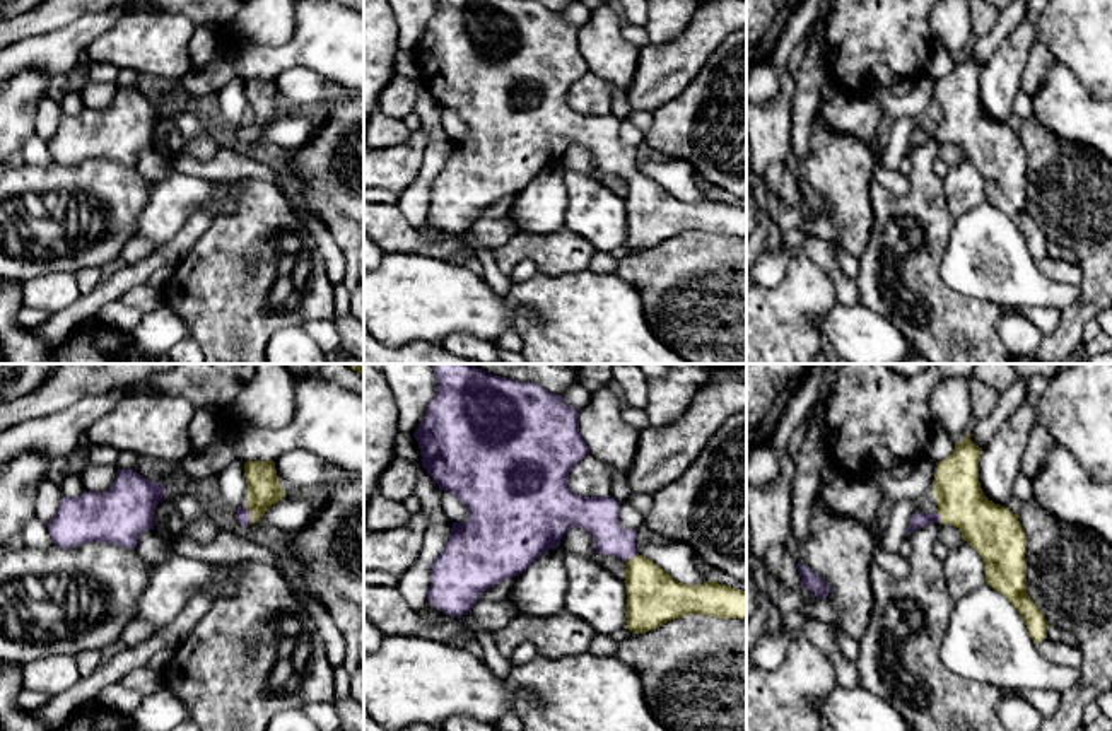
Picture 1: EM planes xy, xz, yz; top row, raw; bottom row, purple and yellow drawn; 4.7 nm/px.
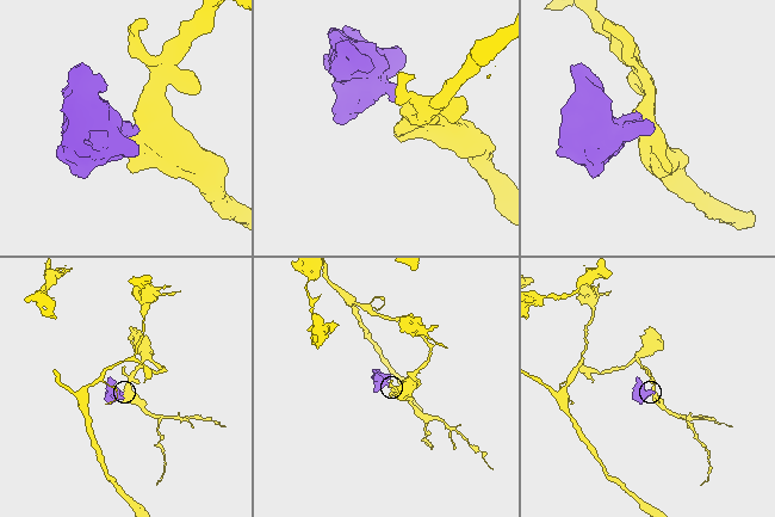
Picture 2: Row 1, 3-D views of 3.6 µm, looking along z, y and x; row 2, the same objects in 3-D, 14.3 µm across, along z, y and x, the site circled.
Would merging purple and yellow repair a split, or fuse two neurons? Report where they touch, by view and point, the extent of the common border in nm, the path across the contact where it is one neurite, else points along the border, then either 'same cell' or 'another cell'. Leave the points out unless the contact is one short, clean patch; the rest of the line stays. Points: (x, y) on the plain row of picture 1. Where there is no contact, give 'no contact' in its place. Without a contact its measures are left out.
meets purple in xy at (248, 132); contact 90 nm long; runs through xy (241, 132), (248, 132), (257, 123), (263, 106); same cell

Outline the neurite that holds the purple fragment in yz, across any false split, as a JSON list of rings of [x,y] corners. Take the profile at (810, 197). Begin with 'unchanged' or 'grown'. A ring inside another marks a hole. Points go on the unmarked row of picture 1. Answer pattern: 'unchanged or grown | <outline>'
unchanged | [[[798,179],[796,186],[799,190],[803,205],[808,205],[810,208],[813,208],[815,213],[820,217],[828,213],[830,205],[816,190],[813,190],[808,183],[801,179]]]

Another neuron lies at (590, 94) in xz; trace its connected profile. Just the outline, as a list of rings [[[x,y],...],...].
[[[593,72],[576,80],[567,94],[567,104],[582,114],[612,114],[612,102],[608,82]]]

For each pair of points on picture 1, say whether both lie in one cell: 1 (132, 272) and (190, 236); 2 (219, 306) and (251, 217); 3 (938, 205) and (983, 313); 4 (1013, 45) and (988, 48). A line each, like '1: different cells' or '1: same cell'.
1: same cell
2: same cell
3: same cell
4: different cells

